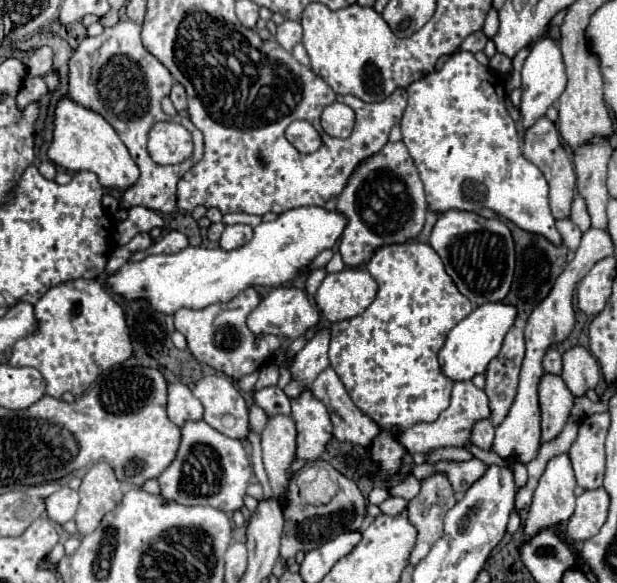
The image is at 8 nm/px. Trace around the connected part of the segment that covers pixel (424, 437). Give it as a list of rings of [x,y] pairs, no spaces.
[[[455,382],[453,394],[451,394],[451,406],[439,414],[435,422],[421,422],[411,426],[401,434],[401,444],[409,450],[409,454],[415,452],[429,452],[435,448],[445,448],[445,446],[465,446],[469,442],[469,434],[473,430],[473,422],[479,422],[481,418],[489,418],[489,398],[483,390],[479,390],[473,382]]]

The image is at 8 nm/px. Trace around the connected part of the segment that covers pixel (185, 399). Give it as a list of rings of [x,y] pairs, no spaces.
[[[175,382],[169,384],[167,416],[173,424],[183,426],[185,420],[199,420],[203,416],[203,406],[185,384]]]

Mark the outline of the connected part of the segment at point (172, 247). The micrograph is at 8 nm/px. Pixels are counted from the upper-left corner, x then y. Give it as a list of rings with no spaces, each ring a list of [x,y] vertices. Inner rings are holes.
[[[169,232],[161,237],[155,244],[151,244],[151,248],[147,248],[147,250],[143,250],[143,252],[133,252],[133,256],[131,256],[131,260],[133,262],[139,262],[139,260],[143,260],[145,256],[153,256],[153,254],[177,254],[177,252],[181,252],[185,246],[189,246],[189,242],[187,236],[185,234],[181,234],[181,232]]]

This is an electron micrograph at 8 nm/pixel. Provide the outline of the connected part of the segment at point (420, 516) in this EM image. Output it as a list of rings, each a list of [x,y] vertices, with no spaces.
[[[431,474],[421,480],[421,492],[409,502],[409,520],[417,528],[417,544],[411,552],[411,564],[421,562],[431,546],[443,534],[443,518],[455,506],[453,488],[445,474]]]

